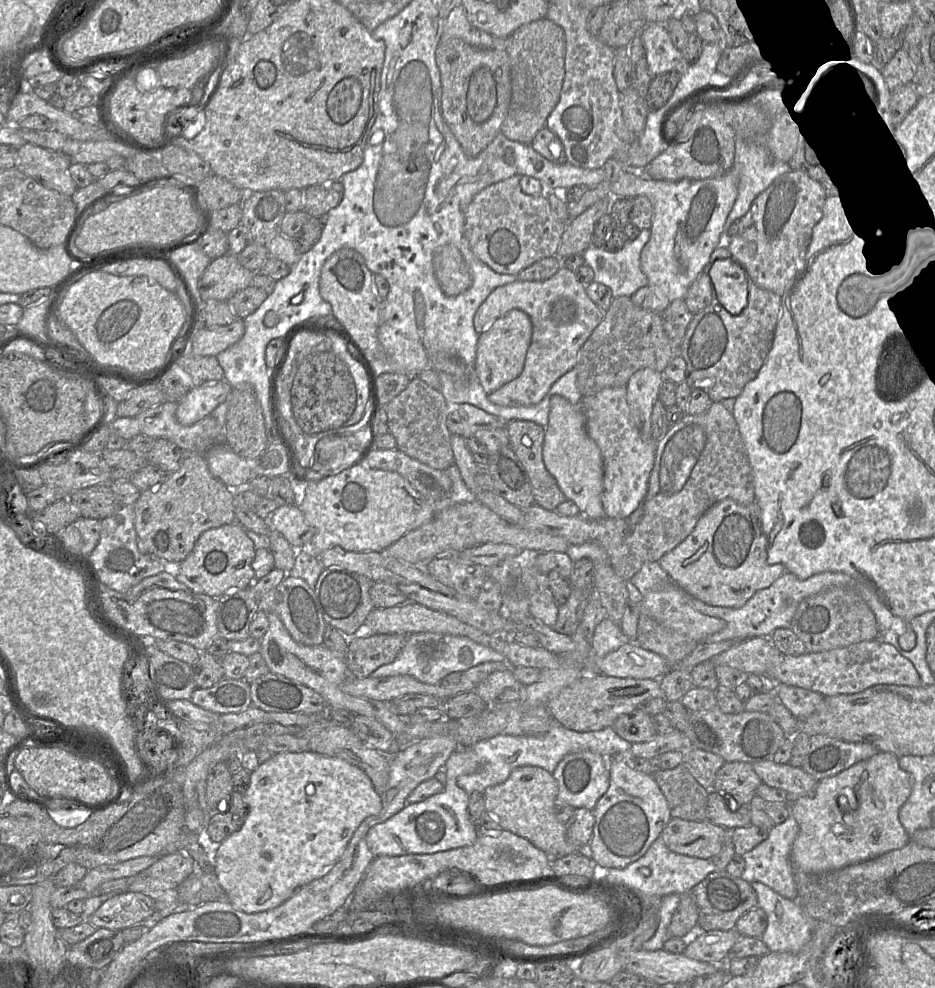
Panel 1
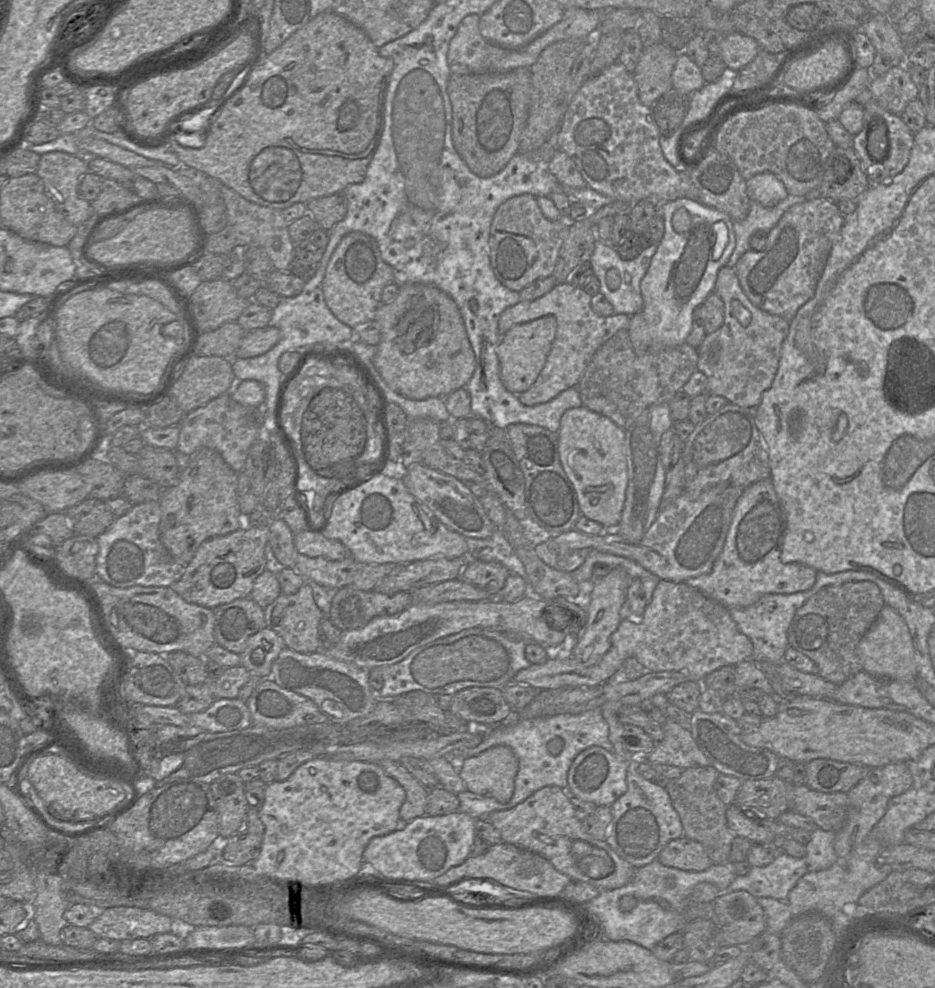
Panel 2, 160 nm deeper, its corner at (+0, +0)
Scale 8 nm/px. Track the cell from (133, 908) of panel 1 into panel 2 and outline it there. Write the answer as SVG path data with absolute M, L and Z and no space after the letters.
M110 907L89 925L97 938L119 942L133 939L150 939L156 934L170 933L171 919L152 910L138 907Z

